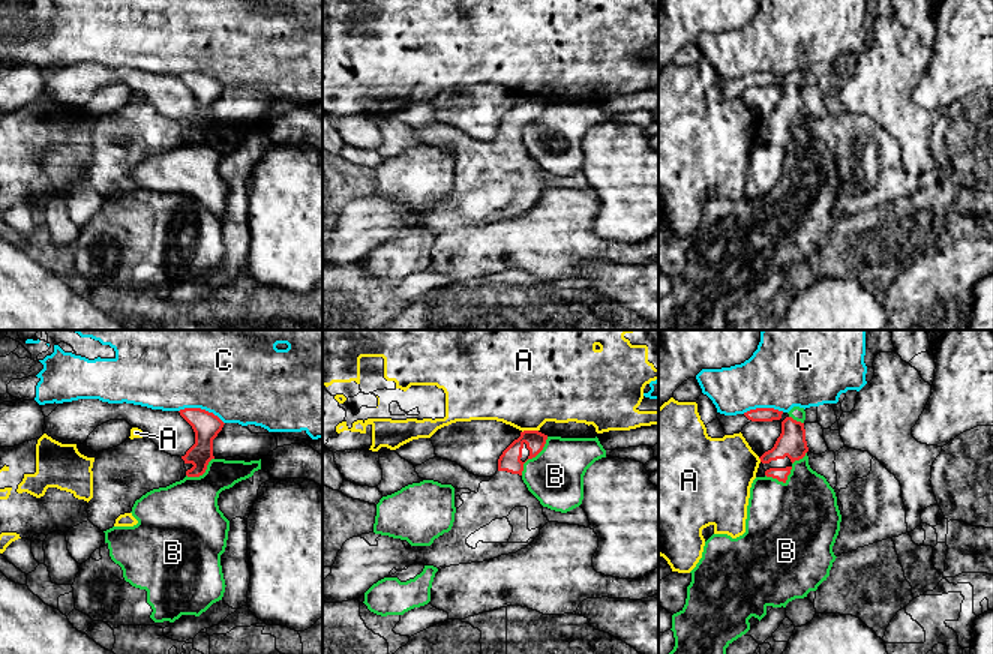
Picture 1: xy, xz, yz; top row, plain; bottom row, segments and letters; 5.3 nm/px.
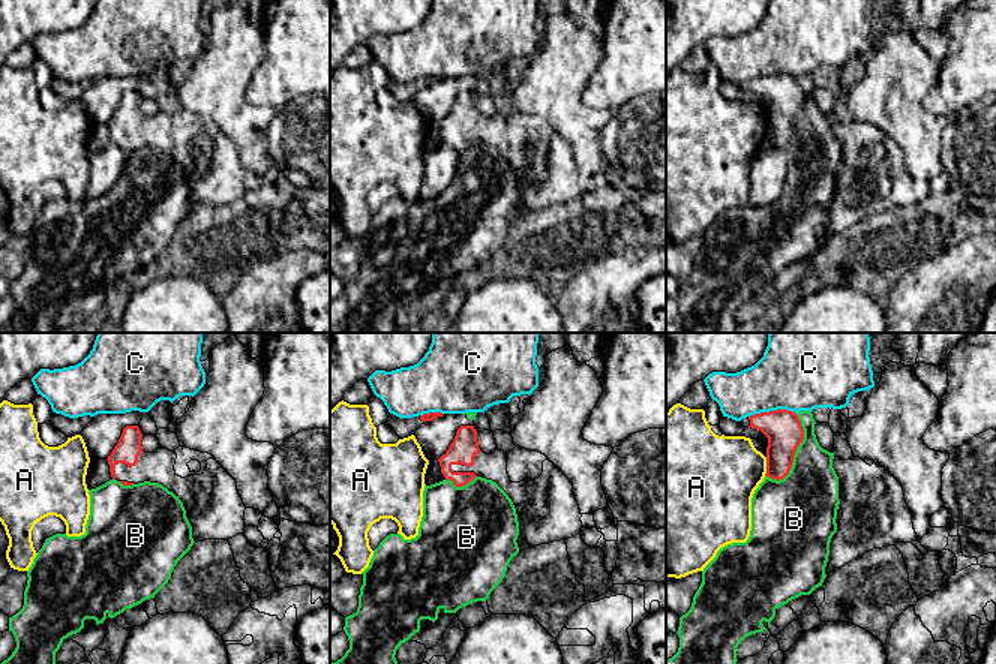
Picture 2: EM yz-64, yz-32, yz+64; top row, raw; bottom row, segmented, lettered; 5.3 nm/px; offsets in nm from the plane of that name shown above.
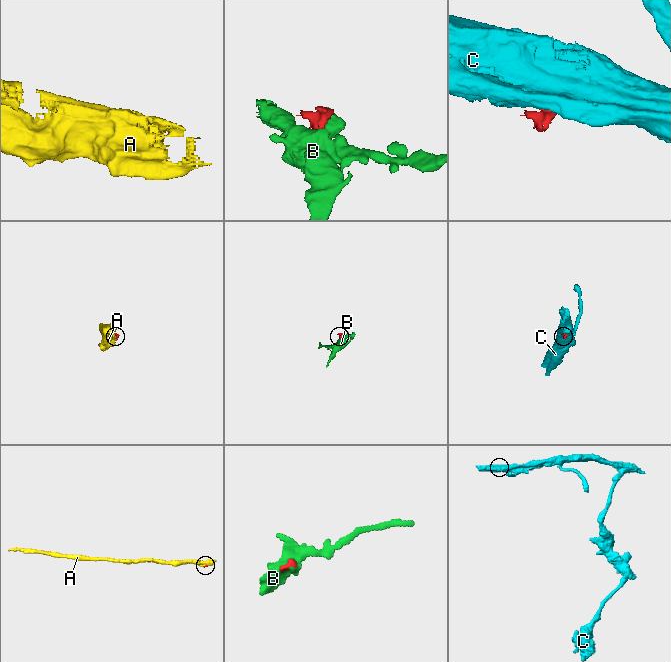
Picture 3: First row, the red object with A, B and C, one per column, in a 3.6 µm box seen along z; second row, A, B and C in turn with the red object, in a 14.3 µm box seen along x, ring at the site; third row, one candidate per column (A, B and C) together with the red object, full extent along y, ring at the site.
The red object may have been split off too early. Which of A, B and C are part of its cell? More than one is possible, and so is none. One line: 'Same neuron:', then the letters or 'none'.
Same neuron: none

